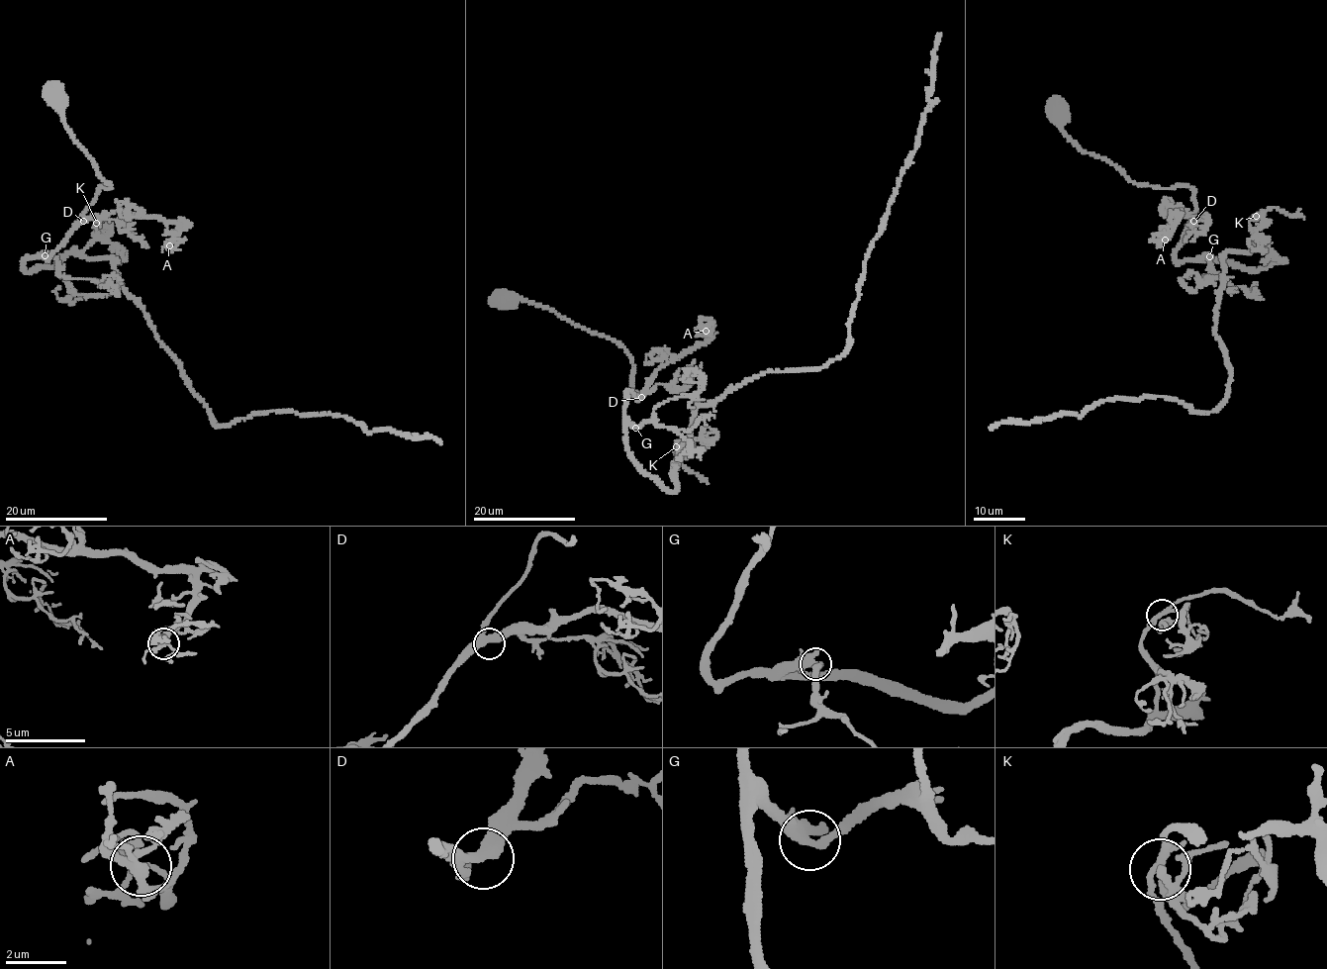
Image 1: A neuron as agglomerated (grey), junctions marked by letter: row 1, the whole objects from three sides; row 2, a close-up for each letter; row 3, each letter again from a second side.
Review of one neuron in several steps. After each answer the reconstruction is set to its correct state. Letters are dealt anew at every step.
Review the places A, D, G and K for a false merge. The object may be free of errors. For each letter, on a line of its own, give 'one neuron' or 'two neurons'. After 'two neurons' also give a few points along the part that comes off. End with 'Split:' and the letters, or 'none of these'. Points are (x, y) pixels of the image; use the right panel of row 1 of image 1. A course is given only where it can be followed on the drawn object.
A: one neuron
D: one neuron
G: one neuron
K: one neuron
Split: none of these

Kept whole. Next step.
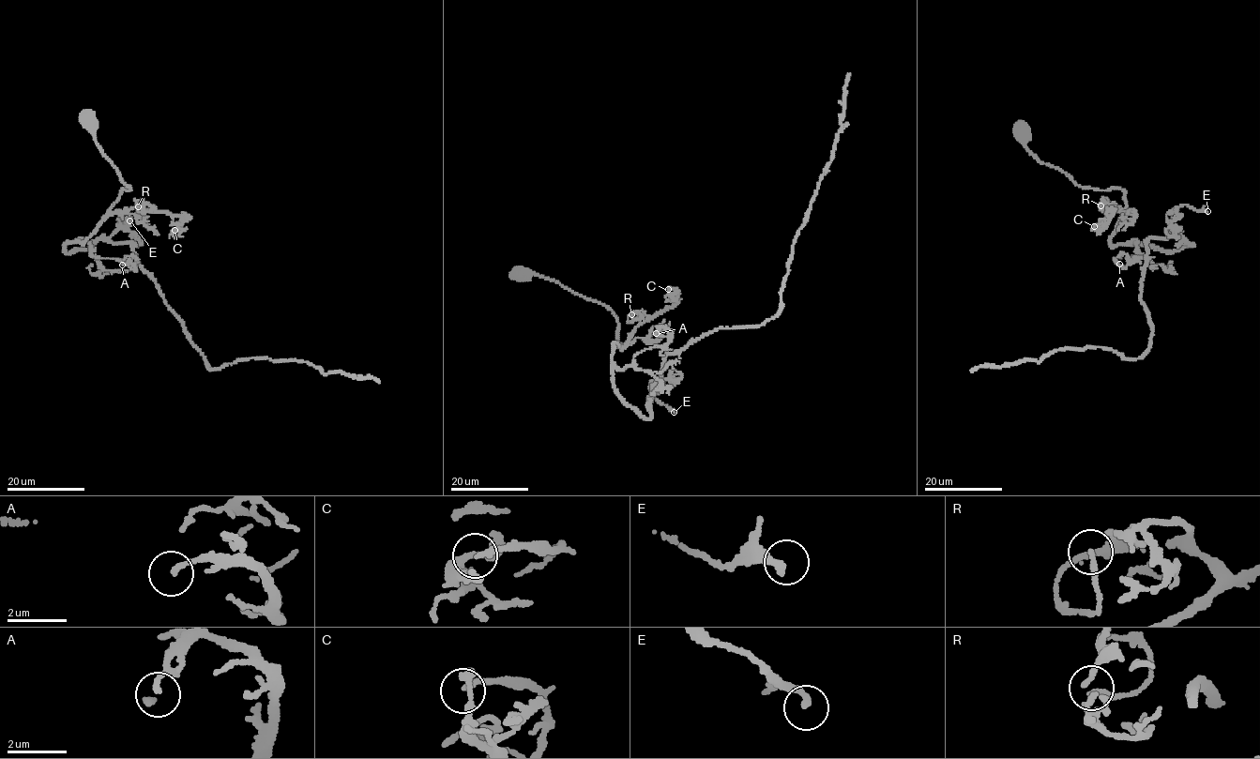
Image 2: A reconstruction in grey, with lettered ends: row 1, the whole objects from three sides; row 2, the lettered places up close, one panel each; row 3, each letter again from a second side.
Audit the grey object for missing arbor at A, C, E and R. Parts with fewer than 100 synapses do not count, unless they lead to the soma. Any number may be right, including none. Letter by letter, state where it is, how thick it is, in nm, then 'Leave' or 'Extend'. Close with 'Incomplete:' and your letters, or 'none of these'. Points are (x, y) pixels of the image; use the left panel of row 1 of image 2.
A: Place: (122, 265). Thickness 130 nm. Leave
C: Place: (174, 230). Thickness 130 nm. Leave
E: Place: (129, 220). Thickness 240 nm. Leave
R: Place: (138, 206). Thickness 200 nm. Leave
Incomplete: none of these

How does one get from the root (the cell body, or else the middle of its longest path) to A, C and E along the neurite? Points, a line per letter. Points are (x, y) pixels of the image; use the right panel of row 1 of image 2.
A: (1019, 131), (1037, 159), (1078, 185), (1124, 191), (1111, 244), (1137, 241), (1137, 251), (1132, 263), (1119, 264)
C: (1019, 131), (1019, 139), (1037, 159), (1078, 185), (1124, 191), (1125, 213), (1115, 204), (1105, 225), (1094, 226)
E: (1019, 131), (1078, 185), (1124, 191), (1112, 246), (1190, 246), (1166, 216), (1207, 211)

